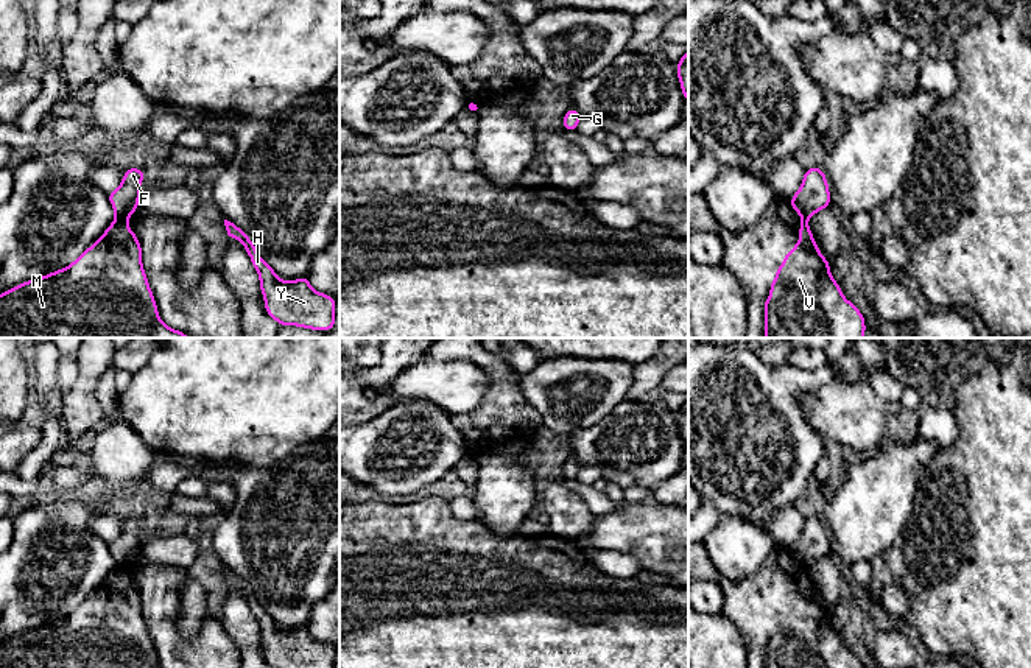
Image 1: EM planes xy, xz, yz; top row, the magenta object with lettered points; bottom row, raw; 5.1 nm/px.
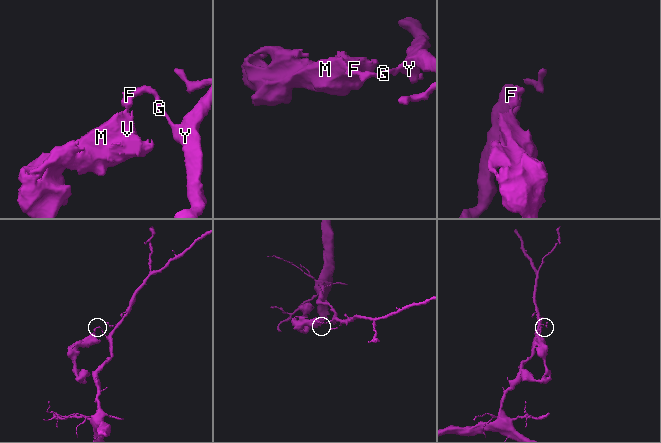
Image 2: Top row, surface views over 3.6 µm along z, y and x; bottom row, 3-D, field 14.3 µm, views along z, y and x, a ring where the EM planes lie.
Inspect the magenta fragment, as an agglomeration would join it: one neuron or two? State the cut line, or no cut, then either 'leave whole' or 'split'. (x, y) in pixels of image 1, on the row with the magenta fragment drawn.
cut in xy along (126, 215), (117, 218); split

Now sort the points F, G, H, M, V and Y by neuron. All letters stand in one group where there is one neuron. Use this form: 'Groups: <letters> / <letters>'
Groups: F G H Y / M V

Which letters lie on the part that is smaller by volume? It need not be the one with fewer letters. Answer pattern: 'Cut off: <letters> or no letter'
Cut off: M, V

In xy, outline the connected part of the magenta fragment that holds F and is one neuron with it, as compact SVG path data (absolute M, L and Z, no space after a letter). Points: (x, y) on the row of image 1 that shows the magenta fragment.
M129 168L123 174L120 187L107 193L117 218L129 216L135 212L140 199L139 187L143 182L145 170Z

